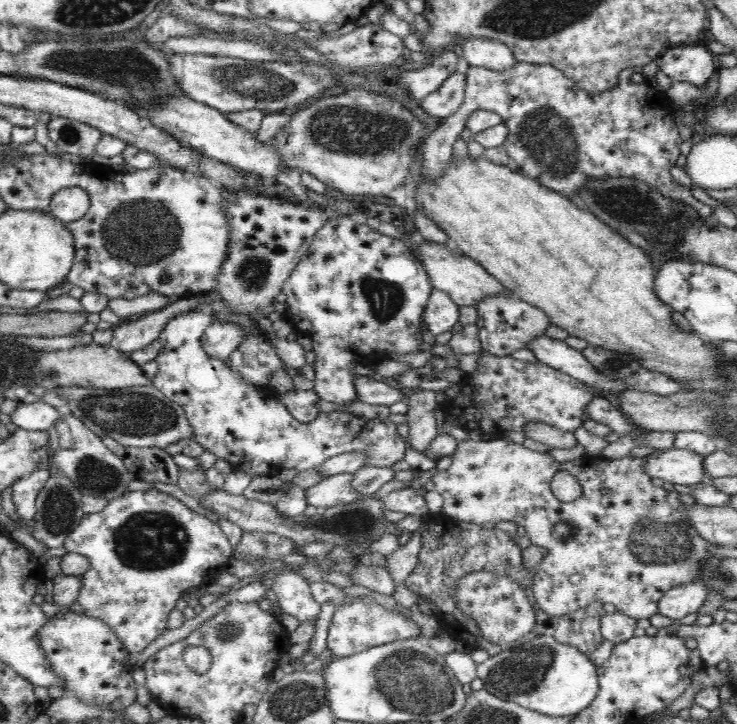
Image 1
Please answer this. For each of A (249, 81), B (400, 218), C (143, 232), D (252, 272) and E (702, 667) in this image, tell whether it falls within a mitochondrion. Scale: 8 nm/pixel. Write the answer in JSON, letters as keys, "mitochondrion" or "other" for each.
{"A":"mitochondrion","B":"other","C":"mitochondrion","D":"mitochondrion","E":"other"}

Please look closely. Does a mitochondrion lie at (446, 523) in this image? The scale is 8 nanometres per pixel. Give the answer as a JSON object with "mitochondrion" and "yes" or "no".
{"mitochondrion":"no"}

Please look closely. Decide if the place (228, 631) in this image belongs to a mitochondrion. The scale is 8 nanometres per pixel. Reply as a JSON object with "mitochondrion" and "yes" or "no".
{"mitochondrion":"yes"}

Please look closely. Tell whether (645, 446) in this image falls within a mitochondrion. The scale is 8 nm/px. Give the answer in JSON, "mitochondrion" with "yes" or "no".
{"mitochondrion":"no"}

